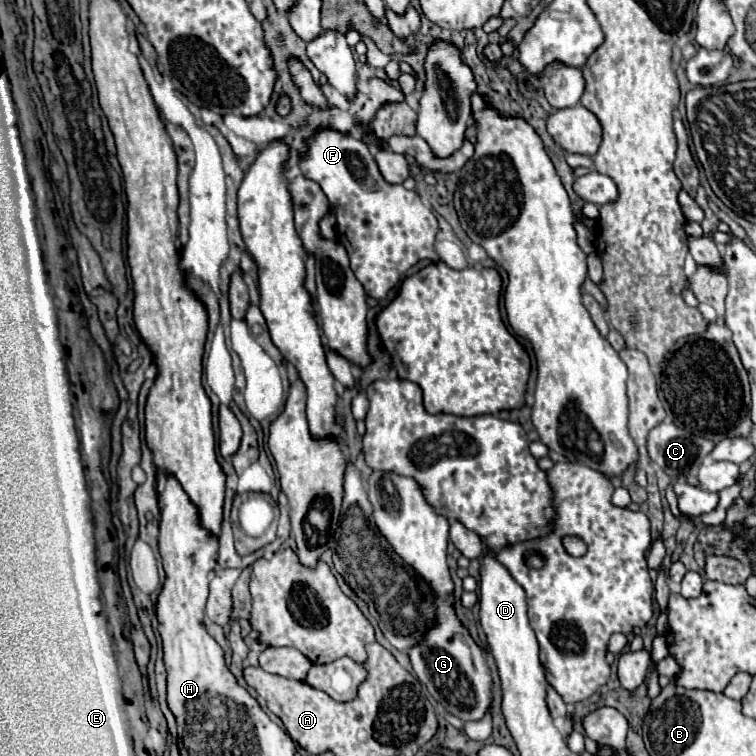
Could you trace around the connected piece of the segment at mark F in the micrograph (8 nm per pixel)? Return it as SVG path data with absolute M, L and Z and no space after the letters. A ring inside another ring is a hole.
M318 126L310 138L304 138L304 144L306 152L300 154L300 170L306 178L318 182L328 196L336 216L338 240L346 246L352 272L364 286L368 298L386 298L404 272L418 260L438 260L434 252L438 232L436 216L422 204L414 190L384 180L362 140L350 132Z

